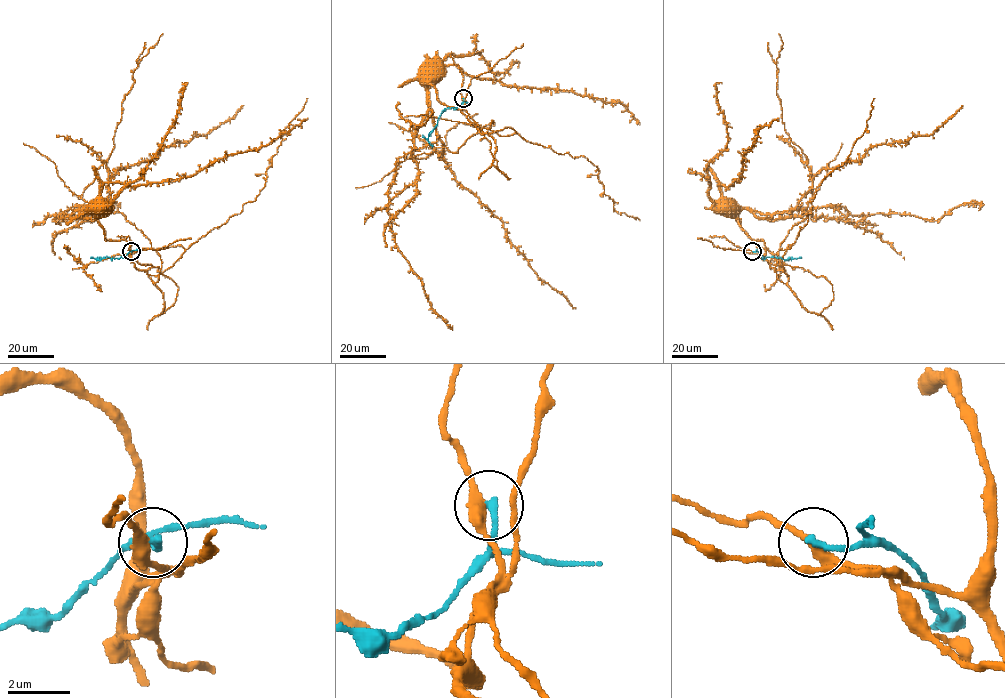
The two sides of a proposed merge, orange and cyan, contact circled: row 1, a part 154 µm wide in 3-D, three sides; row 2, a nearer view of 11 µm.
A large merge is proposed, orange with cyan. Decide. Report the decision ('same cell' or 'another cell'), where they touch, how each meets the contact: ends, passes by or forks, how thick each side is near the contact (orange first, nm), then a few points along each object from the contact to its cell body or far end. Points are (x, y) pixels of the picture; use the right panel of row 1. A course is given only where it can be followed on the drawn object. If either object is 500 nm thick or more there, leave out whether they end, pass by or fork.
another cell; at (752, 251); orange passes by; cyan ends there; 320 nm thick on the orange side, 220 nm on the other; orange runs (752, 251), (763, 255), (765, 245), (762, 239), (755, 240), (748, 235), (727, 212), (723, 202); cyan runs (752, 251), (758, 251), (762, 258), (801, 257)

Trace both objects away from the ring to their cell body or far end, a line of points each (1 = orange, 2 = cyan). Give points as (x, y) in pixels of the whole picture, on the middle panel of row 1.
1: (463, 98), (462, 111), (439, 101), (436, 90), (419, 73), (424, 68), (430, 69)
2: (463, 98), (459, 106), (442, 112), (428, 134), (427, 140), (432, 147)

